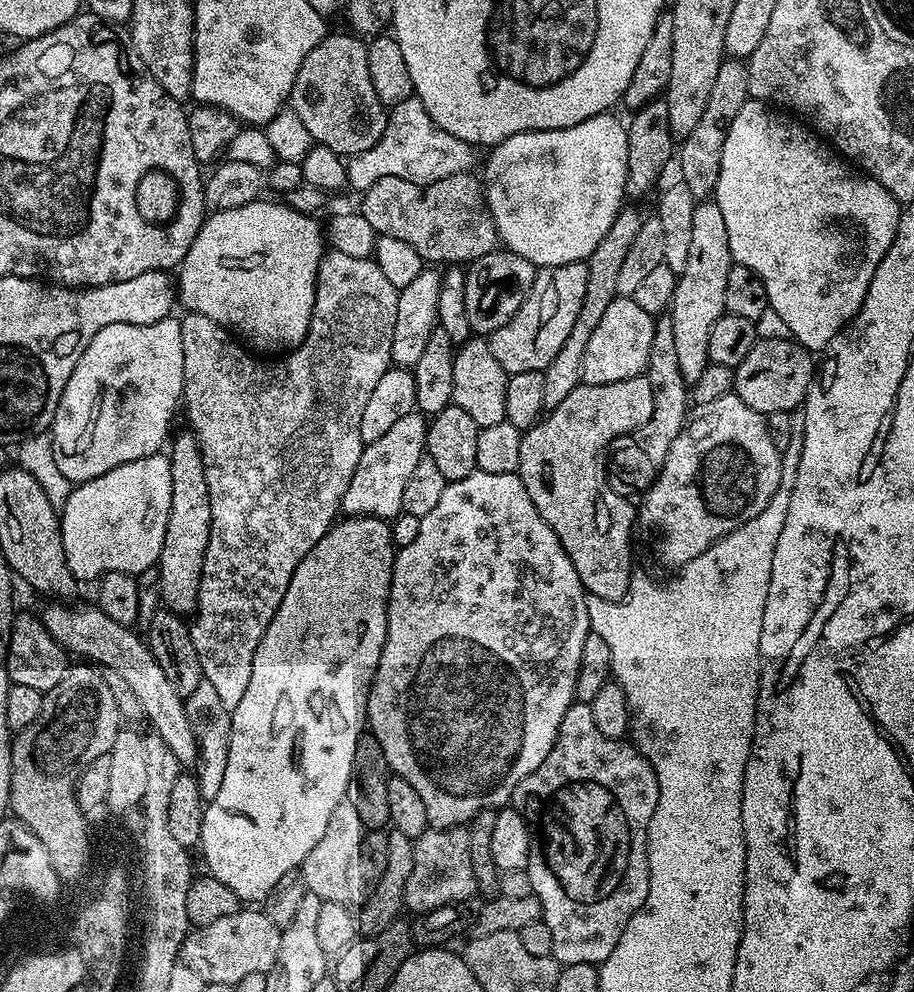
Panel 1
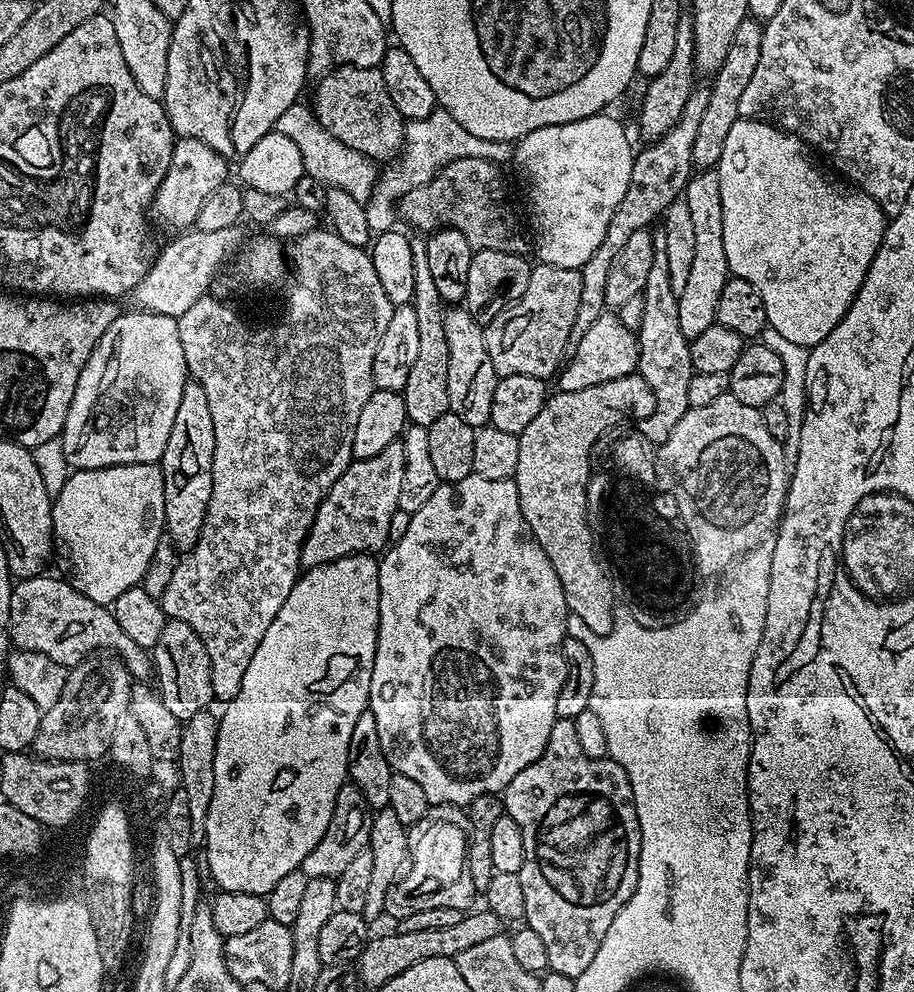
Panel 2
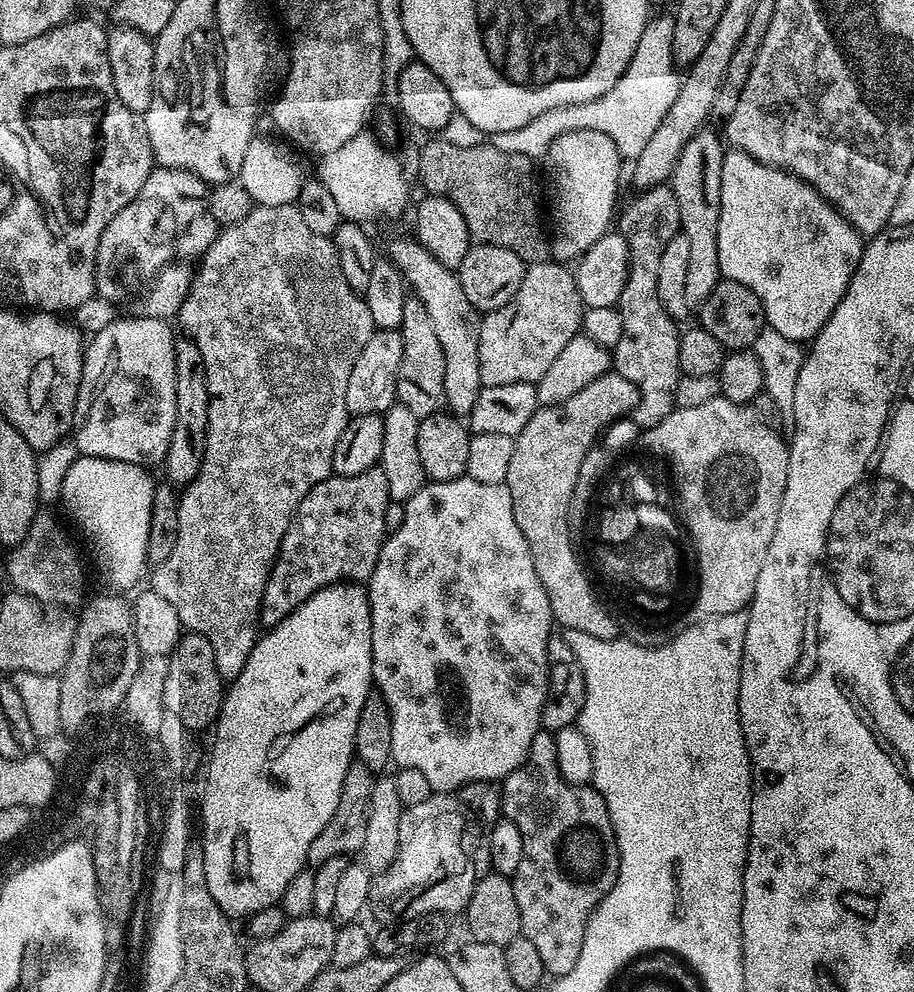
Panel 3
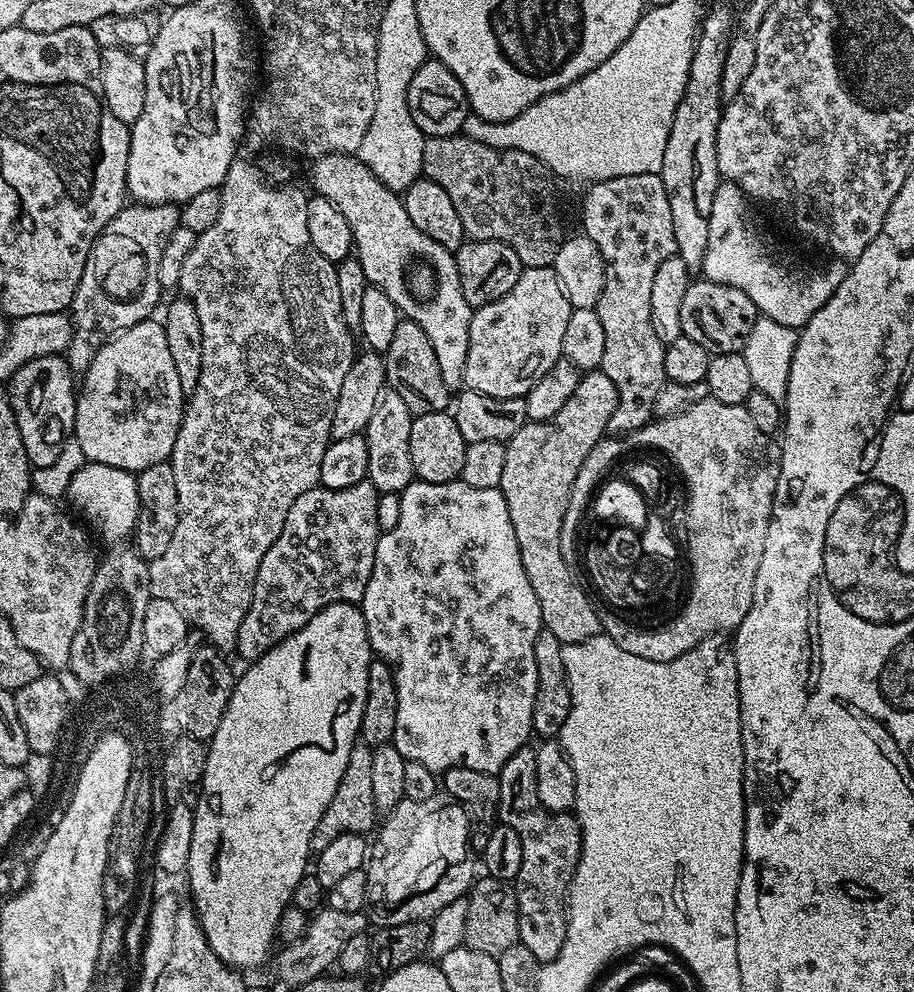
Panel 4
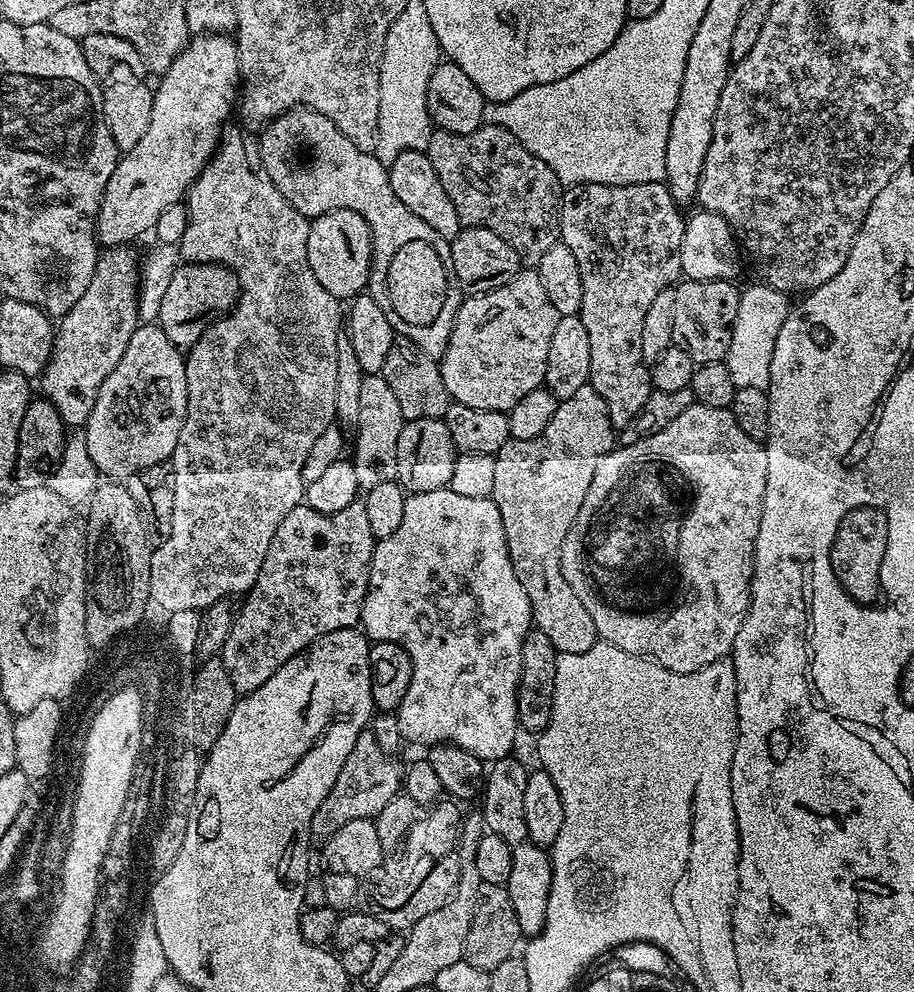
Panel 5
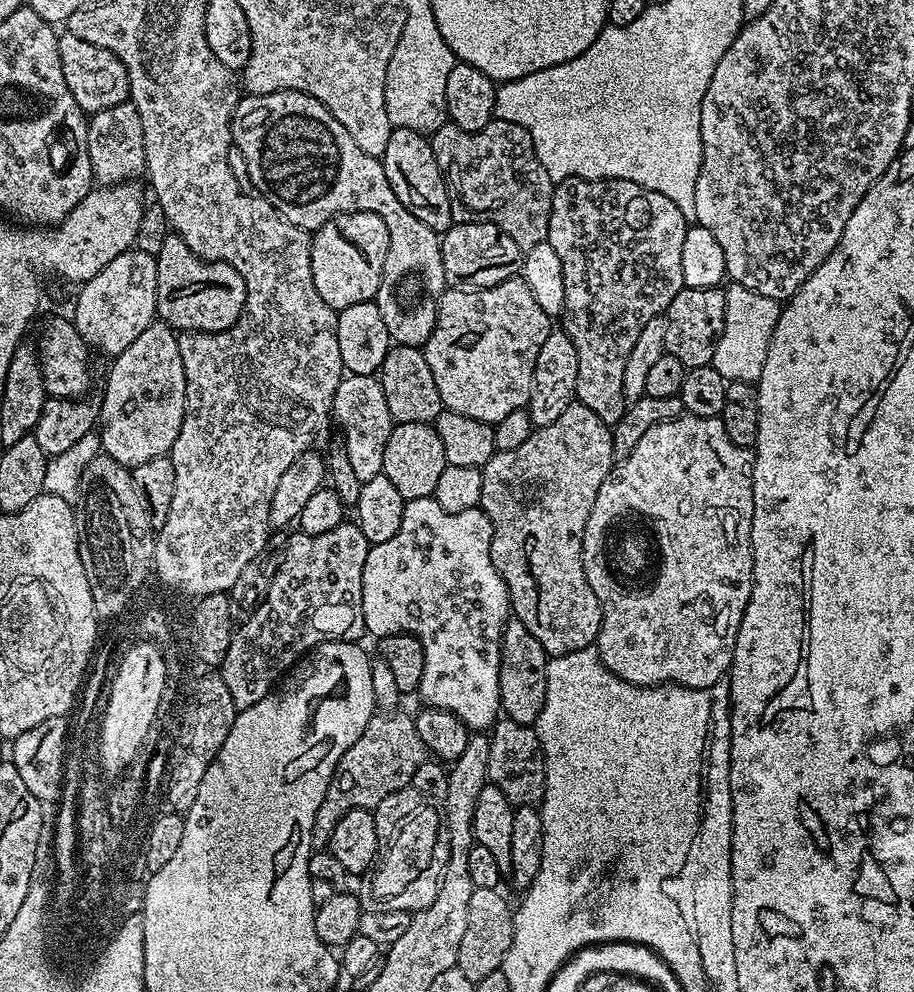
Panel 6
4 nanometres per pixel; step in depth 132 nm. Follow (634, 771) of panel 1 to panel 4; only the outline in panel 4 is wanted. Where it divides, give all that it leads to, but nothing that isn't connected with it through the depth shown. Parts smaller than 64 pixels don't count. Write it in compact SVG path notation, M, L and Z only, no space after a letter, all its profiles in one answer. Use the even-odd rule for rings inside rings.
M535 747L519 748L499 770L500 793L499 823L510 826L520 835L522 866L518 870L514 887L518 902L518 930L520 943L538 958L543 966L549 964L564 945L566 938L566 897L572 876L580 861L580 823L567 812L548 812L540 807L536 789Z

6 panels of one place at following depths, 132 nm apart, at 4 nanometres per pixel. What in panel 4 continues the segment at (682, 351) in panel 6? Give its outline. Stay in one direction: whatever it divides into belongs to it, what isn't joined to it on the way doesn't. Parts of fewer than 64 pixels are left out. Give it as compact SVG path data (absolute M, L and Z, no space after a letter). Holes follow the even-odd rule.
M703 278L696 279L689 283L686 295L682 298L683 336L694 338L694 342L706 346L710 354L743 353L746 338L750 338L750 330L754 330L754 322L758 319L754 302L750 302L750 298L746 298L746 294L734 286Z

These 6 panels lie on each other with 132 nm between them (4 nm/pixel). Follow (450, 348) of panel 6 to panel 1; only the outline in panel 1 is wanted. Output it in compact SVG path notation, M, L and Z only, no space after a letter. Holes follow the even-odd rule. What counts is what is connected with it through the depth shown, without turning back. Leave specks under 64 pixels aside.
M587 263L563 264L553 268L540 268L534 278L534 286L522 302L518 314L506 322L488 337L490 354L498 358L498 366L509 374L522 374L526 370L543 372L550 362L562 350L574 321L578 319L578 310L582 310L582 298L586 298Z

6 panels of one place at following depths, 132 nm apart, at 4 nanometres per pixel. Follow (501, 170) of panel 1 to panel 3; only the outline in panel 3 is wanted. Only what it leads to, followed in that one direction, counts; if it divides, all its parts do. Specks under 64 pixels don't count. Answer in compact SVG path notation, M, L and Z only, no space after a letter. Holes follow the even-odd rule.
M596 130L563 132L548 149L546 156L547 159L552 159L552 164L556 167L556 188L560 191L560 201L556 204L560 211L560 217L556 220L557 236L551 237L550 252L557 261L572 262L586 250L590 250L590 246L594 246L594 242L598 242L598 238L602 238L605 232L613 227L614 211L618 206L616 187L620 184L622 157L614 144Z

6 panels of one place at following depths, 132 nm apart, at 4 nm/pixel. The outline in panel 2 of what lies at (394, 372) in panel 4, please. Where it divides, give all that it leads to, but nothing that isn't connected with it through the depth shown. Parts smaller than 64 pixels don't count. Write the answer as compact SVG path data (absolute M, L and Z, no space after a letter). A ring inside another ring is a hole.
M340 65L319 77L316 84L310 111L333 141L350 146L350 150L358 150L358 154L377 162L392 162L399 157L404 147L406 121L394 107L379 68ZM416 234L411 237L410 251L414 254L414 292L411 306L418 317L418 355L410 369L410 378L406 378L402 395L409 421L428 429L434 422L438 422L438 418L442 418L442 414L448 412L450 406L450 394L446 394L446 378L450 374L450 349L446 347L444 325L446 305L434 286L423 235Z

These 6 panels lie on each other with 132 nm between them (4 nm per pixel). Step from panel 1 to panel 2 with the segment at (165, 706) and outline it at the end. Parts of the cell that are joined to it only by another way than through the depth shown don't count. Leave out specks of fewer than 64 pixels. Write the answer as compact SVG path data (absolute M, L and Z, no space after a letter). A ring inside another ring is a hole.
M41 574L25 580L16 580L10 594L10 622L8 635L11 643L22 650L34 650L54 658L69 670L87 660L97 650L111 650L119 655L128 672L137 681L144 682L150 676L150 656L139 648L126 634L105 605L90 602L67 579Z

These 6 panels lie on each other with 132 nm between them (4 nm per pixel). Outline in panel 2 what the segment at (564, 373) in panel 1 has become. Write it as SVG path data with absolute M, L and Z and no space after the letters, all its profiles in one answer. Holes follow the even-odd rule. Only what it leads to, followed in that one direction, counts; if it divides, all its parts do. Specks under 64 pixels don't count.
M693 87L690 98L686 98L686 106L682 106L682 116L662 138L645 143L644 149L637 151L632 157L630 170L630 186L626 186L626 194L622 194L622 202L610 217L610 226L606 226L606 235L590 258L579 269L582 274L582 299L578 301L578 314L574 318L574 326L570 330L570 338L566 342L566 353L571 354L582 342L586 330L598 322L598 318L606 311L606 274L610 274L610 265L614 257L622 251L622 245L638 230L651 229L652 223L659 221L664 211L673 202L681 199L688 180L694 174L694 165L691 158L691 146L697 136L698 125L701 124L702 114L706 111L706 104L710 99L708 88Z

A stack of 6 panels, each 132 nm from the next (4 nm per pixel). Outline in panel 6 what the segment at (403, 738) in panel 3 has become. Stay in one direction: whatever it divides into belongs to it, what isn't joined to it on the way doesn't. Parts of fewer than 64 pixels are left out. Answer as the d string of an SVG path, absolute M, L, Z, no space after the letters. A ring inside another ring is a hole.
M432 497L414 498L407 501L402 510L402 526L398 526L398 534L386 542L378 542L369 547L366 554L366 566L362 566L362 614L364 615L364 631L370 637L379 638L390 634L409 632L418 642L422 642L422 650L426 654L426 670L422 670L422 682L418 689L418 696L430 708L441 708L454 714L470 730L488 730L495 725L501 715L500 691L498 678L500 677L500 643L502 634L510 619L510 605L508 603L508 587L498 574L494 562L490 558L490 542L492 541L492 527L490 518L486 518L483 508L462 510L458 514L450 514L450 510L442 510L438 502Z

